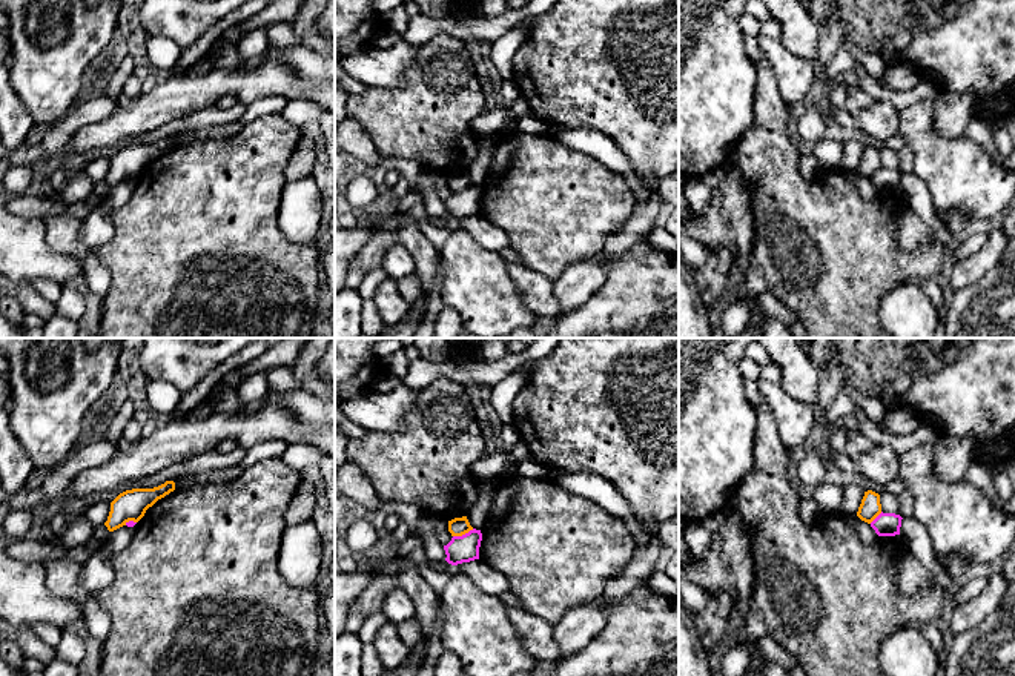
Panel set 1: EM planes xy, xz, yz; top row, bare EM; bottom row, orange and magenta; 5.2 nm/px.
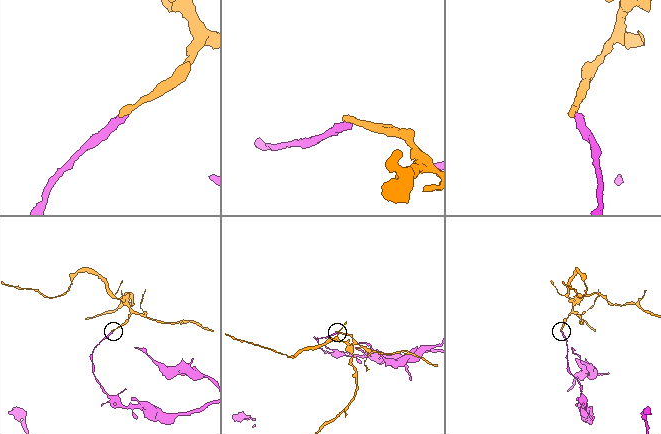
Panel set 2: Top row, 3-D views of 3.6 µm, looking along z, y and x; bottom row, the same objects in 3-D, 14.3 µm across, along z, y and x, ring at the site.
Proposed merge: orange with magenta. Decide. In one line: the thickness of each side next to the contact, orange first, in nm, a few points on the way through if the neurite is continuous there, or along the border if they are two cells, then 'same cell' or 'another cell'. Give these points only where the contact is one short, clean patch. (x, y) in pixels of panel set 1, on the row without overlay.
100/140 nm | along xz (473, 185), (453, 192) | another cell

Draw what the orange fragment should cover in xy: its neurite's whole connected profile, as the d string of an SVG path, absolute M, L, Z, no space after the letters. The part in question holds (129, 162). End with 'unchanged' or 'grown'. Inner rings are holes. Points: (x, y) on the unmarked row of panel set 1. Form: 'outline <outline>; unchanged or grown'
outline M166 137L154 144L132 144L120 149L111 158L111 167L104 181L109 187L114 187L126 181L129 177L138 178L149 163L174 146L175 138Z; unchanged

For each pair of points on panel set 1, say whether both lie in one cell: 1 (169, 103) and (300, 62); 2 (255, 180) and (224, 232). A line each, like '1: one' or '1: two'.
1: two
2: one

